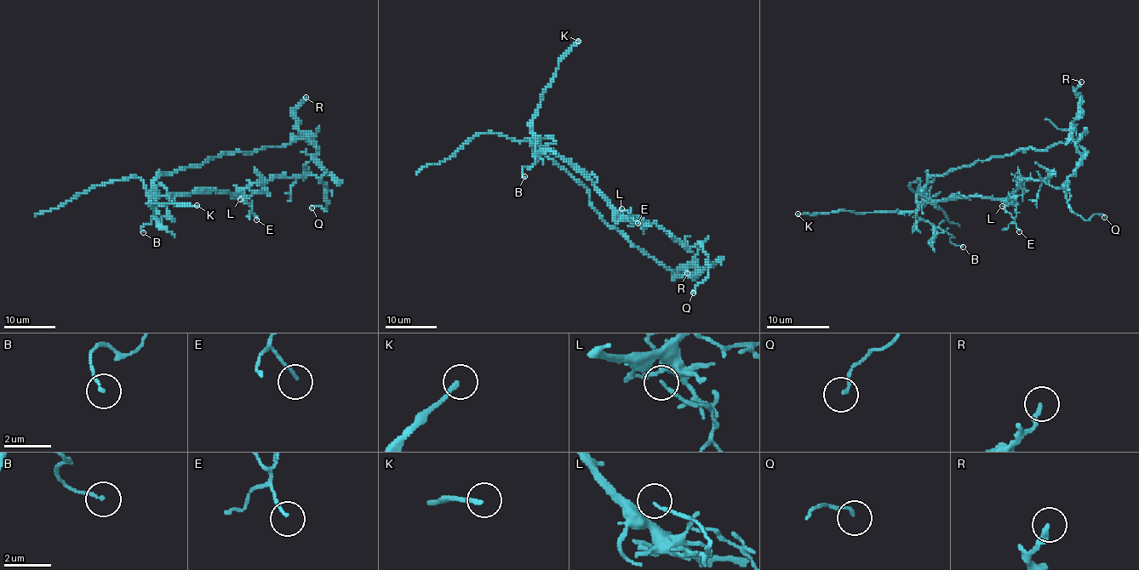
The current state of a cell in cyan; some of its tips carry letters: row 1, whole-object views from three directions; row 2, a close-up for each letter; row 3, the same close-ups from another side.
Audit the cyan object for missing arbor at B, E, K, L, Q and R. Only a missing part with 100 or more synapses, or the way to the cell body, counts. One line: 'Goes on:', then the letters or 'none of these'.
Goes on: none of these

